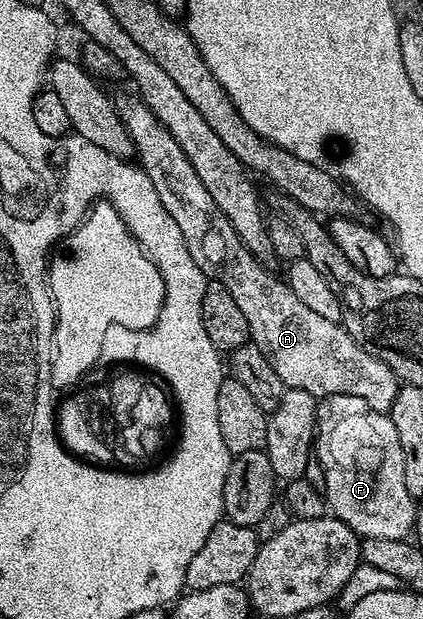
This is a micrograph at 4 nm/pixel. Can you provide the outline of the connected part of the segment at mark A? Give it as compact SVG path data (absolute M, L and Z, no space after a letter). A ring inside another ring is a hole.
M130 92L122 99L117 99L116 109L134 145L137 165L142 167L148 180L152 180L152 188L156 188L156 196L160 196L160 204L164 204L168 216L176 220L176 228L180 228L180 236L184 236L184 244L188 244L188 256L196 260L196 268L200 268L209 281L219 282L224 284L224 288L228 288L228 293L236 299L236 305L243 310L244 317L248 320L252 342L264 356L268 356L268 364L276 368L276 376L280 376L284 385L292 390L308 392L319 400L331 398L334 394L343 394L352 396L359 402L366 402L368 408L381 414L390 411L400 385L392 368L384 360L376 360L372 352L365 350L346 331L345 325L324 320L324 316L312 312L312 308L306 307L298 299L296 292L292 292L289 281L282 279L281 282L276 275L266 271L269 269L263 263L254 259L252 252L244 248L240 236L236 236L236 228L228 224L228 216L224 216L224 212L216 208L216 200L212 200L208 188L204 188L204 180L196 176L196 168L192 168L184 148L180 148L176 140L172 140L172 132L168 132L168 128L164 128L164 124L156 120L152 108L148 108L148 104L144 104L137 93Z

